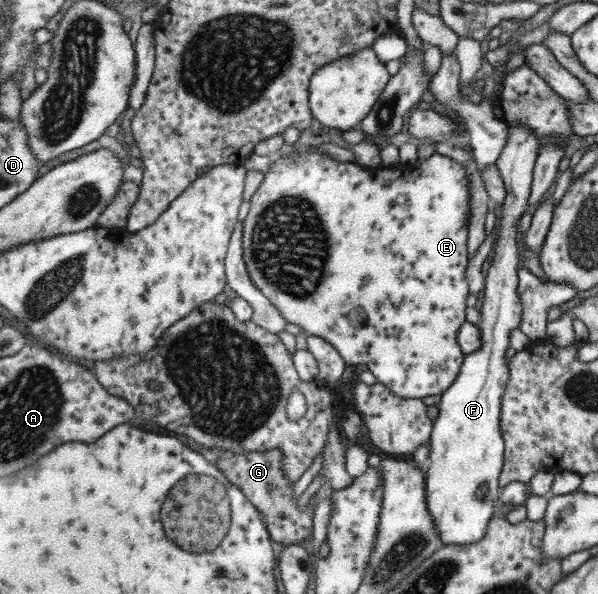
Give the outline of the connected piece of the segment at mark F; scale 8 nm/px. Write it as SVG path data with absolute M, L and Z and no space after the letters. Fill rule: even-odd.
M509 125L508 140L495 161L495 165L502 175L505 187L507 188L506 200L502 203L503 209L500 211L500 223L496 225L499 230L499 239L494 249L491 269L486 274L486 286L482 305L478 312L478 326L482 333L482 345L477 351L466 354L466 362L459 377L454 381L454 385L442 394L438 404L439 413L434 419L434 429L431 436L431 464L426 475L427 507L439 530L444 545L449 544L470 544L480 542L486 537L490 521L495 506L501 504L502 484L500 477L506 462L506 440L502 434L502 401L503 396L510 382L510 365L507 364L507 347L511 345L511 334L514 329L519 329L523 321L523 303L519 297L519 276L520 265L523 262L519 255L519 245L517 245L517 235L521 227L521 218L525 205L529 201L530 190L533 189L533 173L535 157L539 149L538 137L525 125Z

